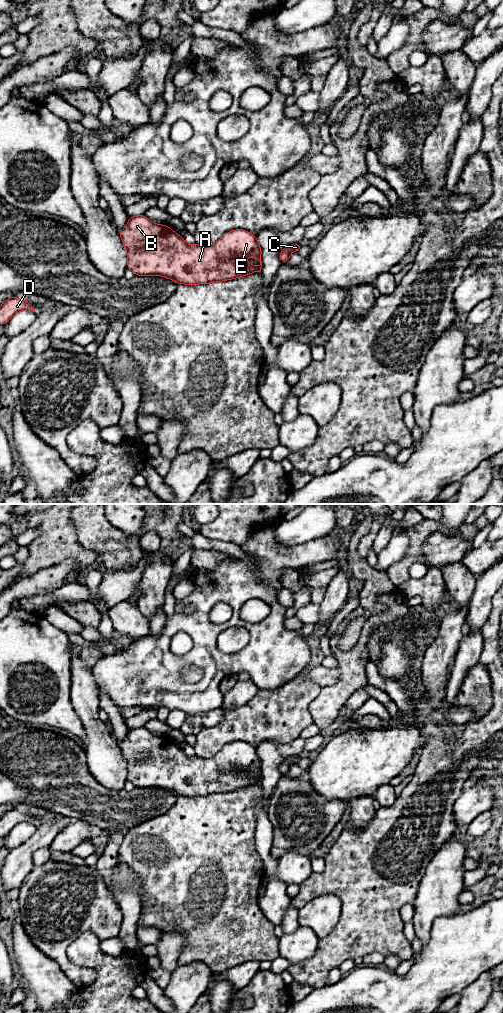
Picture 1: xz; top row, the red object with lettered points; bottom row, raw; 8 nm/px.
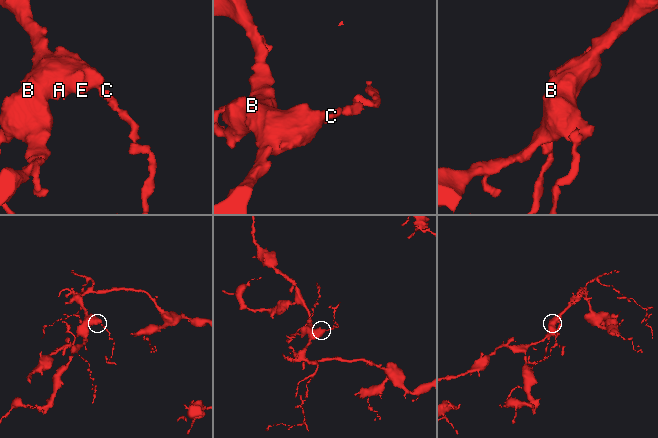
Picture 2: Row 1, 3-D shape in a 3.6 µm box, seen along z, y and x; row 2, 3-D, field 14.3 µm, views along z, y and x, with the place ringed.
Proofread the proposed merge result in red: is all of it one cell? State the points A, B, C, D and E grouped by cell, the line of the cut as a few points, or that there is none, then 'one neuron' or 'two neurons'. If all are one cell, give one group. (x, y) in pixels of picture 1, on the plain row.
A B C D E; no cut; one neuron

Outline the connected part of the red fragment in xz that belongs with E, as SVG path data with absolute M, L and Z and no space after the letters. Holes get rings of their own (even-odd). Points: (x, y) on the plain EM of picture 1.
M145 727L129 729L126 739L118 743L121 752L127 761L127 781L136 788L159 787L175 793L177 796L196 797L221 794L242 789L254 784L260 784L262 779L262 763L257 753L257 748L244 741L236 741L226 745L220 752L211 758L199 756L189 757L184 750L176 746L166 736L154 736ZM252 768L260 773L259 777L251 778L244 771Z

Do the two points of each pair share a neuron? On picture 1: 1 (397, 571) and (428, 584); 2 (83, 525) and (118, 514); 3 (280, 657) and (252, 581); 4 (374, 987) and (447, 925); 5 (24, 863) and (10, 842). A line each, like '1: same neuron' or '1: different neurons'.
1: different neurons
2: different neurons
3: same neuron
4: same neuron
5: different neurons

